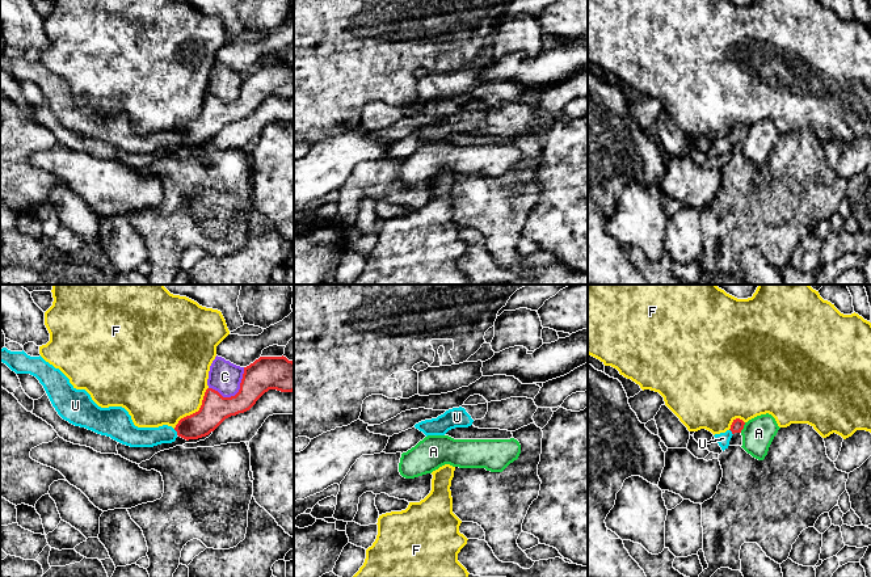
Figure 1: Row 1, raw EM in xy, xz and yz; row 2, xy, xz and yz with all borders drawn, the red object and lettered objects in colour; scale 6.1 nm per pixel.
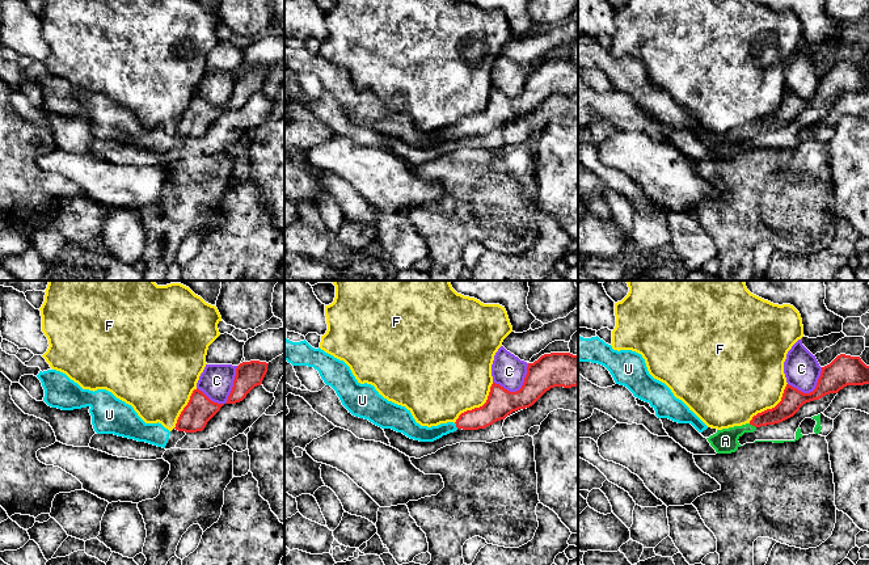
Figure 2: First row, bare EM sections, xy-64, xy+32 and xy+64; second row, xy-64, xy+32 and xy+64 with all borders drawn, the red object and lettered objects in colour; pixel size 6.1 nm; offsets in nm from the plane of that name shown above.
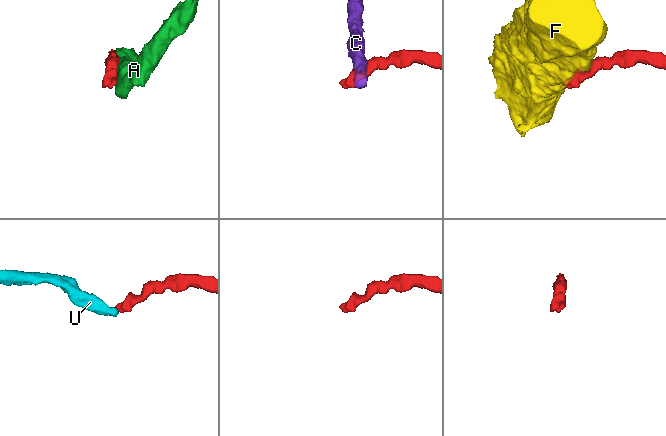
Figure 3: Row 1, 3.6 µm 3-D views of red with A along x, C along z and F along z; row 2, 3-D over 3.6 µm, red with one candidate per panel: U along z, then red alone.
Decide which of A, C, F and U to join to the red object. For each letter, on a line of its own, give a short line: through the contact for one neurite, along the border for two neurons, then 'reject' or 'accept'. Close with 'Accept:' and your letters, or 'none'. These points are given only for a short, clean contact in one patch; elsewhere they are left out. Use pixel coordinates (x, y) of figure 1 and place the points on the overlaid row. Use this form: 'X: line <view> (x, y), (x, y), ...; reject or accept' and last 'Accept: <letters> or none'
A: reject
C: line xy (244, 367), (240, 388), (234, 395), (222, 396), (209, 388); reject
F: line xy (207, 387), (201, 407), (184, 416), (173, 428); reject
U: line xy (211, 413), (201, 424), (176, 430), (171, 434), (137, 437); accept
Accept: U

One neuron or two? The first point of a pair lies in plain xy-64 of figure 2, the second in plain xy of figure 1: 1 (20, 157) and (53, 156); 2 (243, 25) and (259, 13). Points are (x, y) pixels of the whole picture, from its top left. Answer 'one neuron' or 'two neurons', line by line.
1: two neurons
2: one neuron

